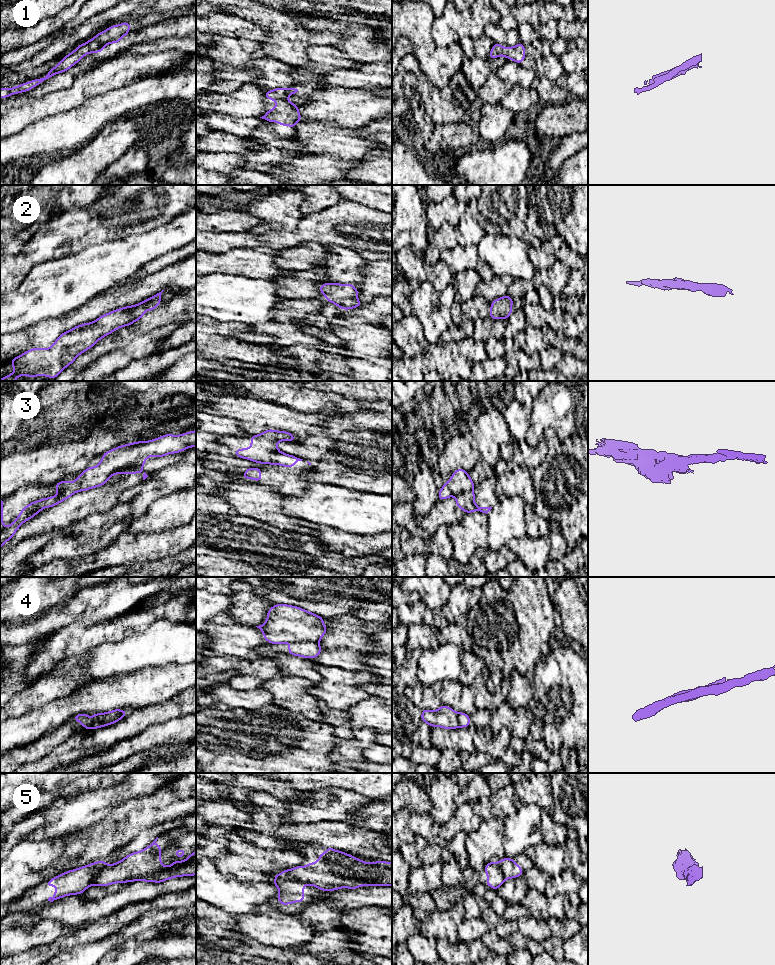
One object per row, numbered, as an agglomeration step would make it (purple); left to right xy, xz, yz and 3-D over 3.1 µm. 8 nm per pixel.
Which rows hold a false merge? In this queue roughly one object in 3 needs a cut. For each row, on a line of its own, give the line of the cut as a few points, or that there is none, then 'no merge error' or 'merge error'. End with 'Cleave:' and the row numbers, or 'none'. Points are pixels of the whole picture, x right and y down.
1: cut none; no merge error
2: cut none; no merge error
3: cut none; no merge error
4: cut xz (317, 642), (294, 641), (291, 644); merge error
5: cut xz (281, 873), (284, 876), (297, 879), (303, 884); merge error
Cleave: 4, 5

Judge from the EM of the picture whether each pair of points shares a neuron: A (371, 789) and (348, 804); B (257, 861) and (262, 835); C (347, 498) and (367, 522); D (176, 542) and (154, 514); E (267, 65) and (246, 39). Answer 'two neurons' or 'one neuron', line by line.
A: two neurons
B: two neurons
C: one neuron
D: two neurons
E: two neurons

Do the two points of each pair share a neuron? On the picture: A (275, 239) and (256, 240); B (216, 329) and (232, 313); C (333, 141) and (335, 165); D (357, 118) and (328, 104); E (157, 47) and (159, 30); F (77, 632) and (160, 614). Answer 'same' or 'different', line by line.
A: same
B: different
C: different
D: same
E: different
F: same

